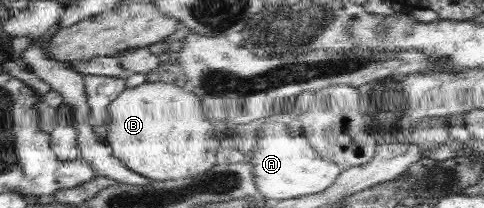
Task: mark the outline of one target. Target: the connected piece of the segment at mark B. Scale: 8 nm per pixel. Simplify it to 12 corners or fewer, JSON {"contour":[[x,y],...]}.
{"contour":[[164,81],[126,87],[104,143],[152,181],[194,177],[219,141],[200,99]]}

